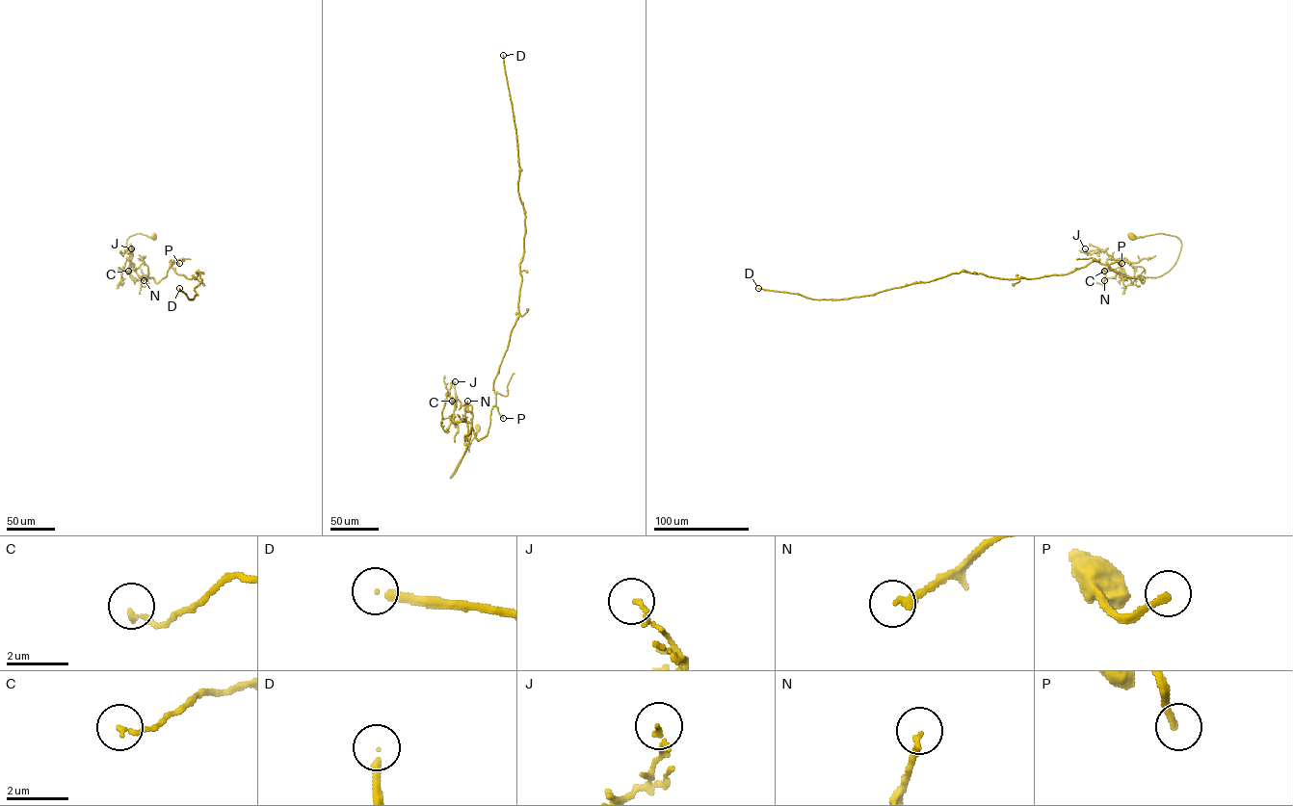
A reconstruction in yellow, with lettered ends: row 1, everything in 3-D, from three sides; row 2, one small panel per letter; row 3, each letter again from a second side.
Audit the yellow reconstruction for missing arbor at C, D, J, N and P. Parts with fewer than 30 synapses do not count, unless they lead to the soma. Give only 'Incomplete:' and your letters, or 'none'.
Incomplete: D, P

